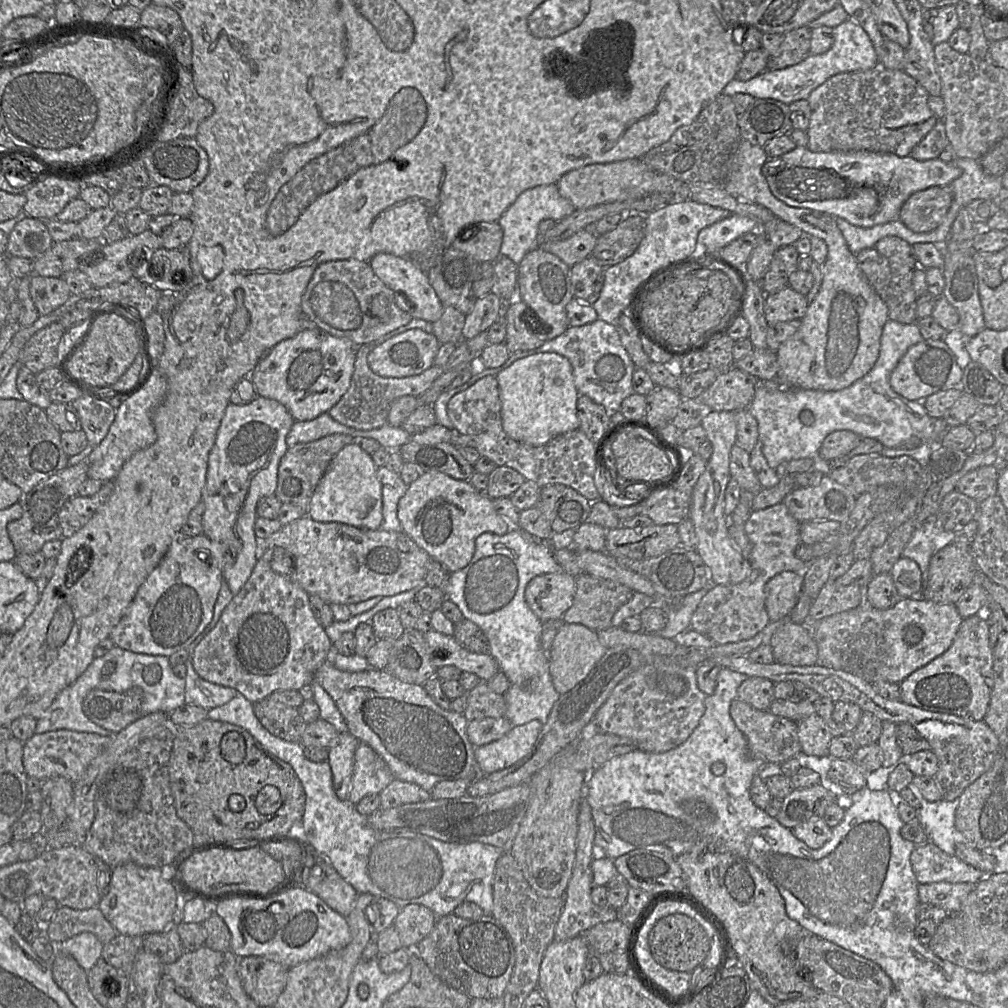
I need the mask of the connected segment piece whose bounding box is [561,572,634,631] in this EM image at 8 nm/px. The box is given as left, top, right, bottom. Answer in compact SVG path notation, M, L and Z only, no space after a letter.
M581 573L575 578L576 592L572 606L564 613L564 623L580 624L593 631L611 626L613 616L634 592L611 580Z

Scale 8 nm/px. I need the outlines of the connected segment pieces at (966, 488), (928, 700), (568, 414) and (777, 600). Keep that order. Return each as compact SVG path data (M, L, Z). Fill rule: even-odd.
M982 466L967 472L956 485L958 492L973 498L977 502L997 495L997 481L1003 468Z
M978 616L963 619L949 649L899 684L900 700L904 703L974 721L984 720L994 684L988 623Z
M554 352L533 354L516 360L495 377L502 404L502 427L508 437L537 447L560 434L579 429L576 408L579 393L572 366L564 356Z
M783 571L765 585L765 608L770 622L788 618L803 591L802 573Z

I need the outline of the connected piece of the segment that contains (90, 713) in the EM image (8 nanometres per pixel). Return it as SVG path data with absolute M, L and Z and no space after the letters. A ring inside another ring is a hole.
M140 687L123 693L92 689L85 696L83 711L92 722L118 733L142 716L143 697Z

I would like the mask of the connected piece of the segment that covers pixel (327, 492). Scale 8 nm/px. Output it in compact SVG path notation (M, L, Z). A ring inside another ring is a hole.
M352 443L331 461L311 497L306 515L318 522L336 522L367 530L381 529L382 487L371 455L357 443Z

